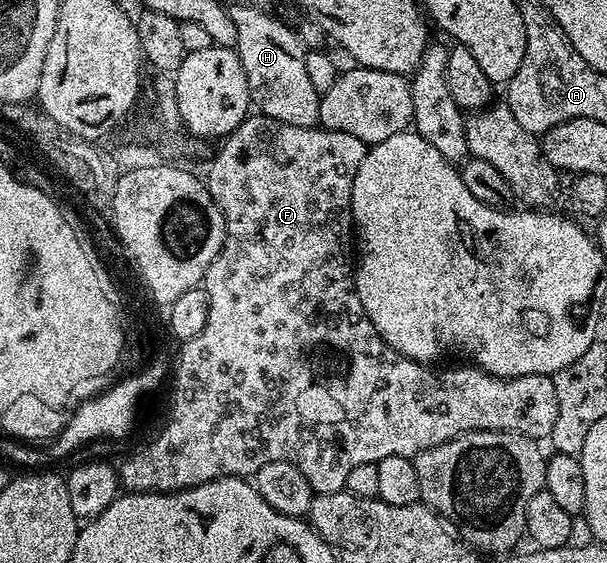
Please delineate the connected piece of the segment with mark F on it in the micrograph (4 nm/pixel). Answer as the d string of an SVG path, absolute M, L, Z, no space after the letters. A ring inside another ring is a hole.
M250 115L241 122L235 132L229 134L220 142L221 150L213 157L213 166L209 169L209 177L207 176L207 184L210 195L215 199L215 203L221 209L221 214L225 220L225 242L221 248L221 254L211 263L211 267L205 272L205 280L203 288L209 297L209 314L207 315L207 323L203 327L203 331L199 331L199 335L195 335L190 341L184 342L180 346L181 354L175 357L175 368L171 373L171 382L173 381L173 402L169 405L170 421L158 431L157 437L153 437L146 443L142 449L137 449L122 465L119 465L119 485L122 490L131 493L178 493L184 489L190 489L196 485L202 485L208 481L215 479L223 479L224 477L244 477L252 478L255 471L259 471L259 467L263 467L263 463L275 463L276 461L286 461L295 467L299 467L299 471L303 471L303 475L307 475L307 479L311 483L314 494L319 493L339 493L342 492L347 483L347 474L351 471L351 467L359 467L359 463L371 463L376 465L377 462L387 459L387 455L399 455L410 459L416 458L417 454L427 451L431 447L439 447L443 443L447 443L451 439L460 437L462 433L472 433L483 429L496 429L503 433L523 433L527 437L534 439L549 439L552 435L552 427L555 425L555 419L559 415L559 404L555 395L555 383L552 376L543 373L532 373L526 377L493 377L483 369L470 367L470 369L457 369L454 373L437 374L436 368L430 367L428 364L420 361L413 361L409 357L403 356L399 351L395 351L387 342L381 338L380 333L371 323L371 319L363 311L363 303L359 299L355 288L355 226L353 224L353 184L355 183L355 171L359 167L359 163L365 157L366 146L359 139L355 139L355 135L347 135L340 133L334 129L322 129L314 127L291 127L291 123L279 123L275 119L264 115Z

